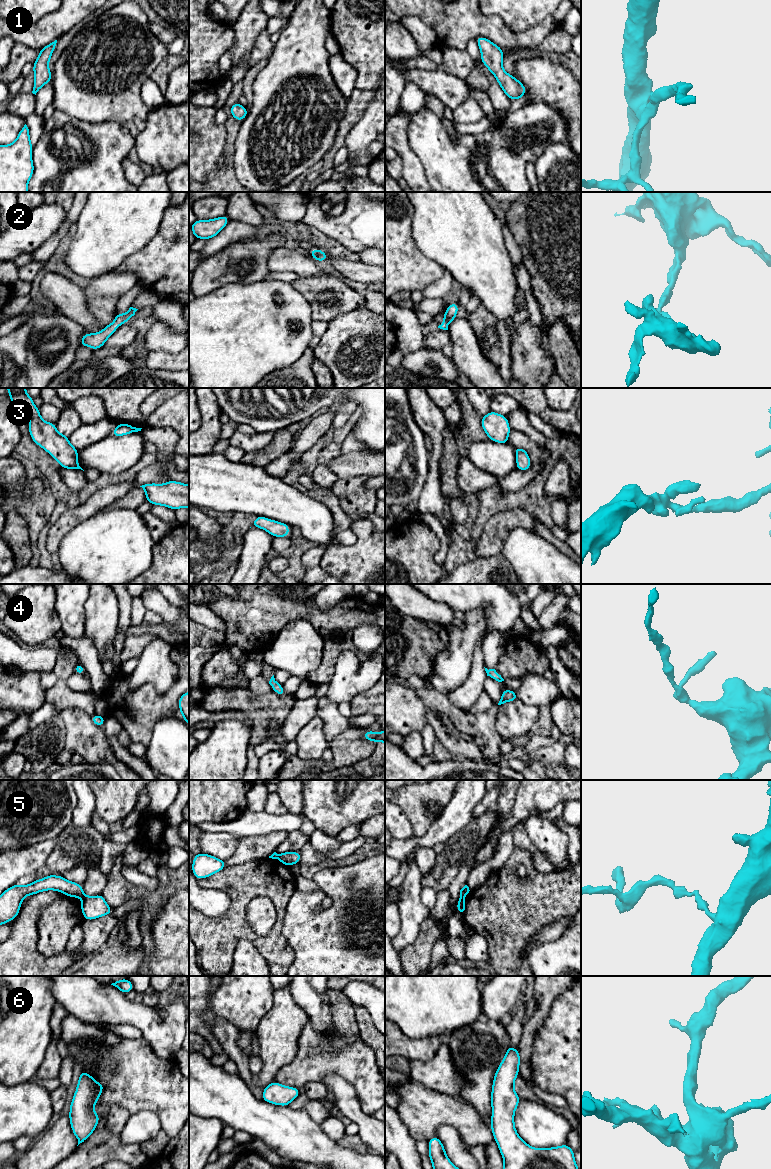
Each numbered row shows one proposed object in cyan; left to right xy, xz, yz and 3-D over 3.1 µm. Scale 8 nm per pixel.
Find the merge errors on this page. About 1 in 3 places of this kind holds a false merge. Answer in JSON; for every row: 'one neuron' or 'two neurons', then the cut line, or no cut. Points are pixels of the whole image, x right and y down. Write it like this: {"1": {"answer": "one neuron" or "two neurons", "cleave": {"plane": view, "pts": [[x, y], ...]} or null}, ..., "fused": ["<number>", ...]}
{"1": {"answer": "one neuron", "cleave": null}, "2": {"answer": "one neuron", "cleave": null}, "3": {"answer": "one neuron", "cleave": null}, "4": {"answer": "one neuron", "cleave": null}, "5": {"answer": "two neurons", "cleave": {"plane": "yz", "pts": [[460, 897], [463, 898]]}}, "6": {"answer": "one neuron", "cleave": null}, "fused": ["5"]}

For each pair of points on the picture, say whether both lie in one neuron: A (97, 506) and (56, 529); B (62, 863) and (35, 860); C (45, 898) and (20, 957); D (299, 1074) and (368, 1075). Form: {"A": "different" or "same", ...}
{"A": "same", "B": "different", "C": "same", "D": "same"}

